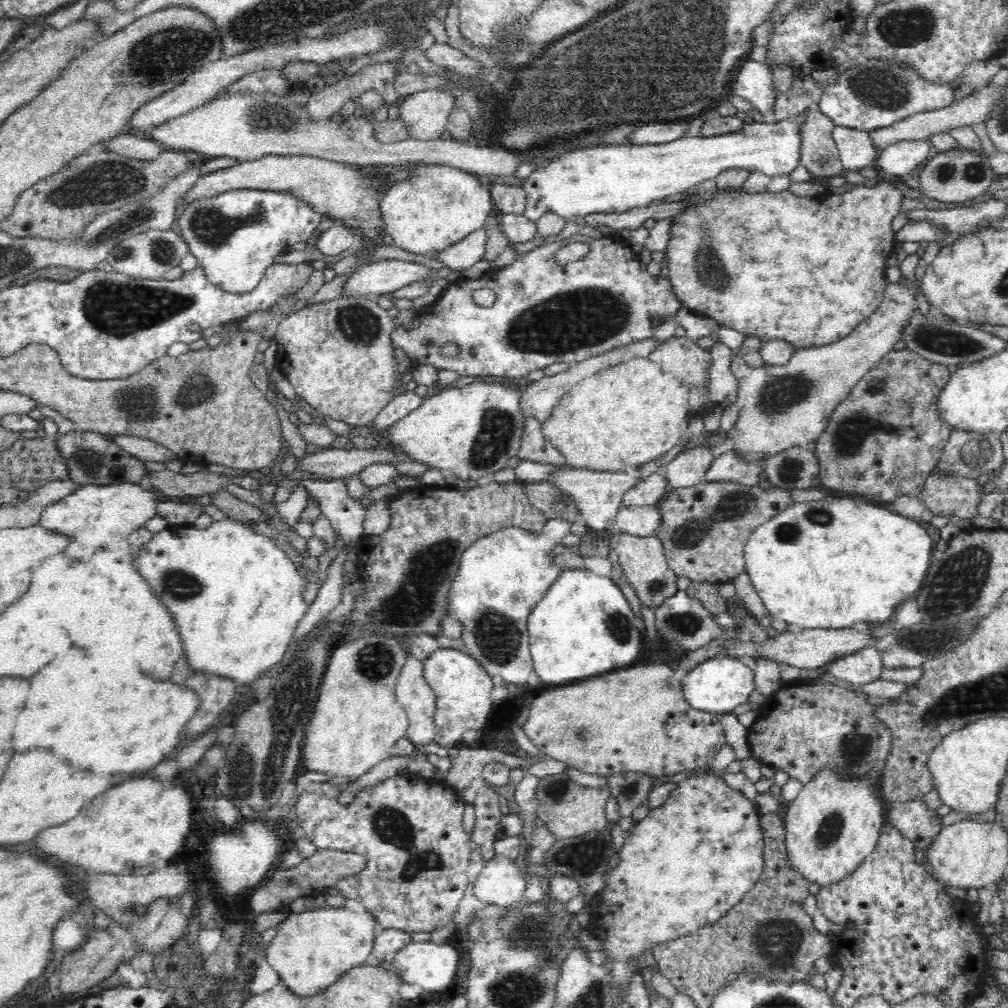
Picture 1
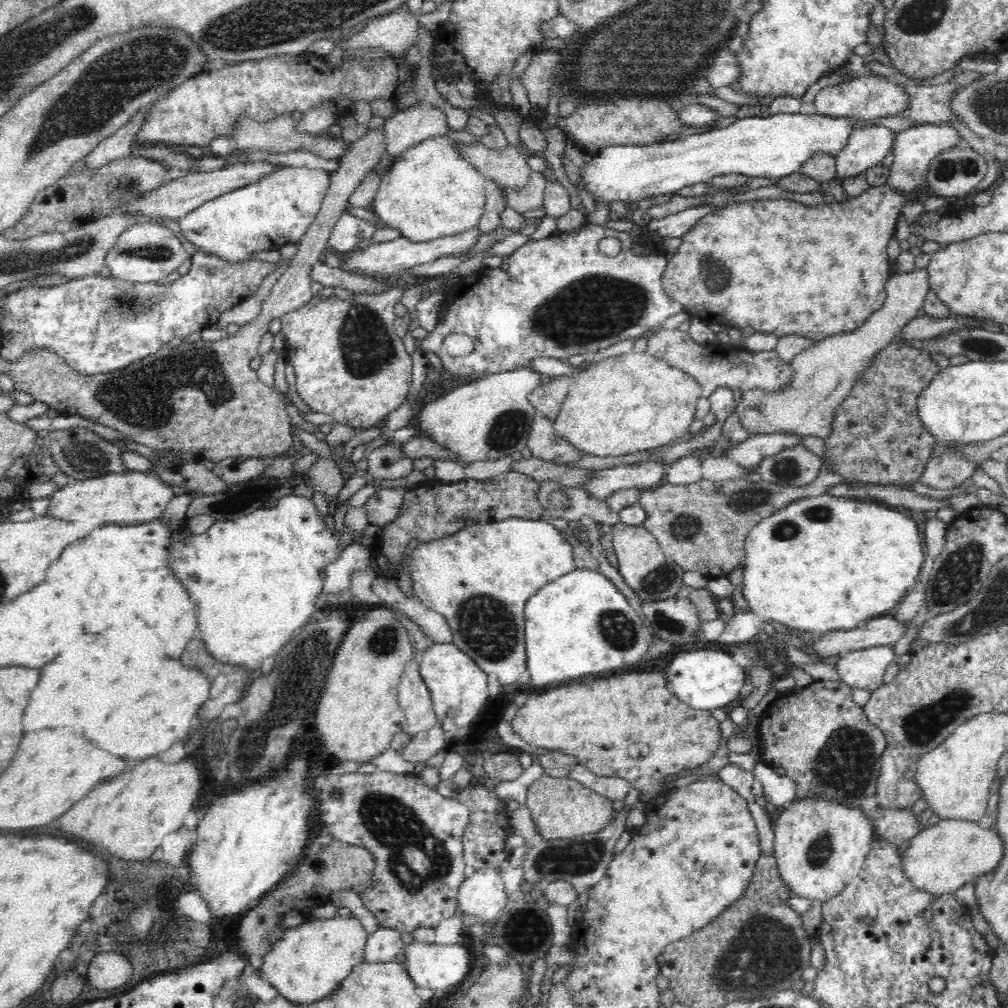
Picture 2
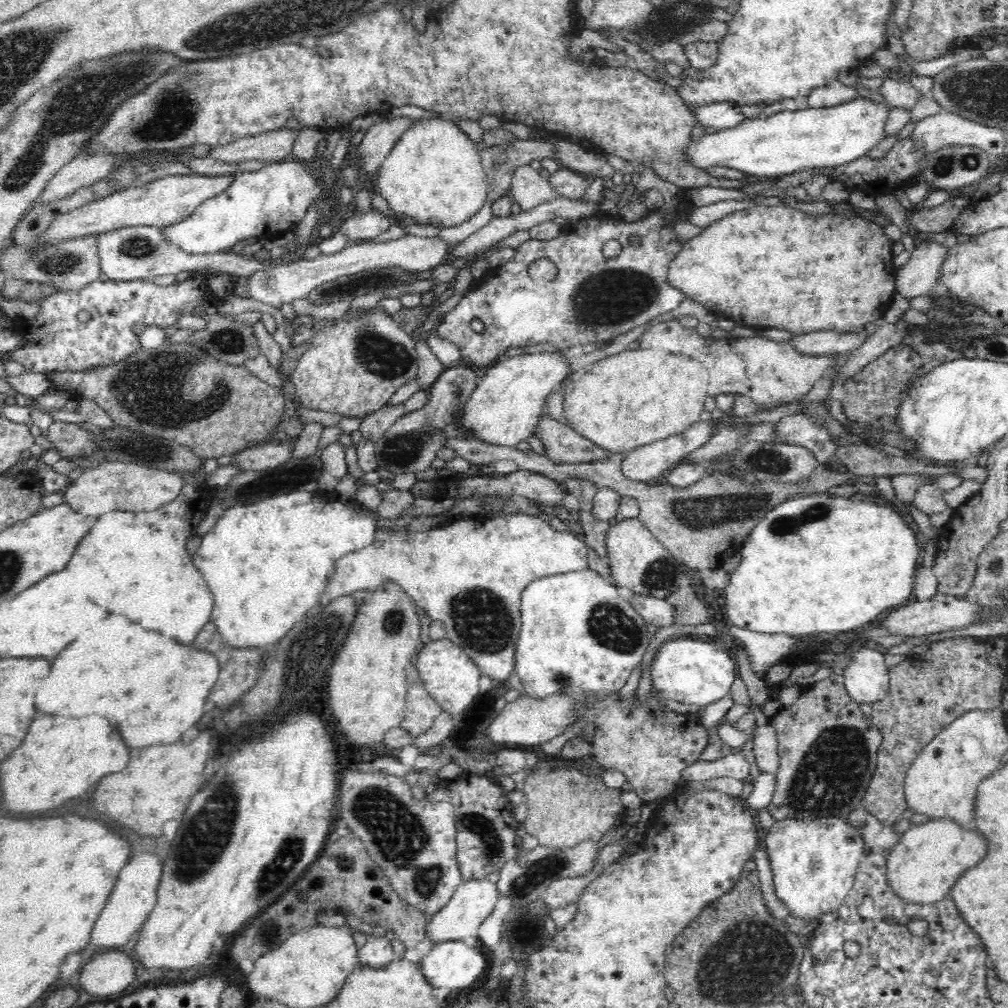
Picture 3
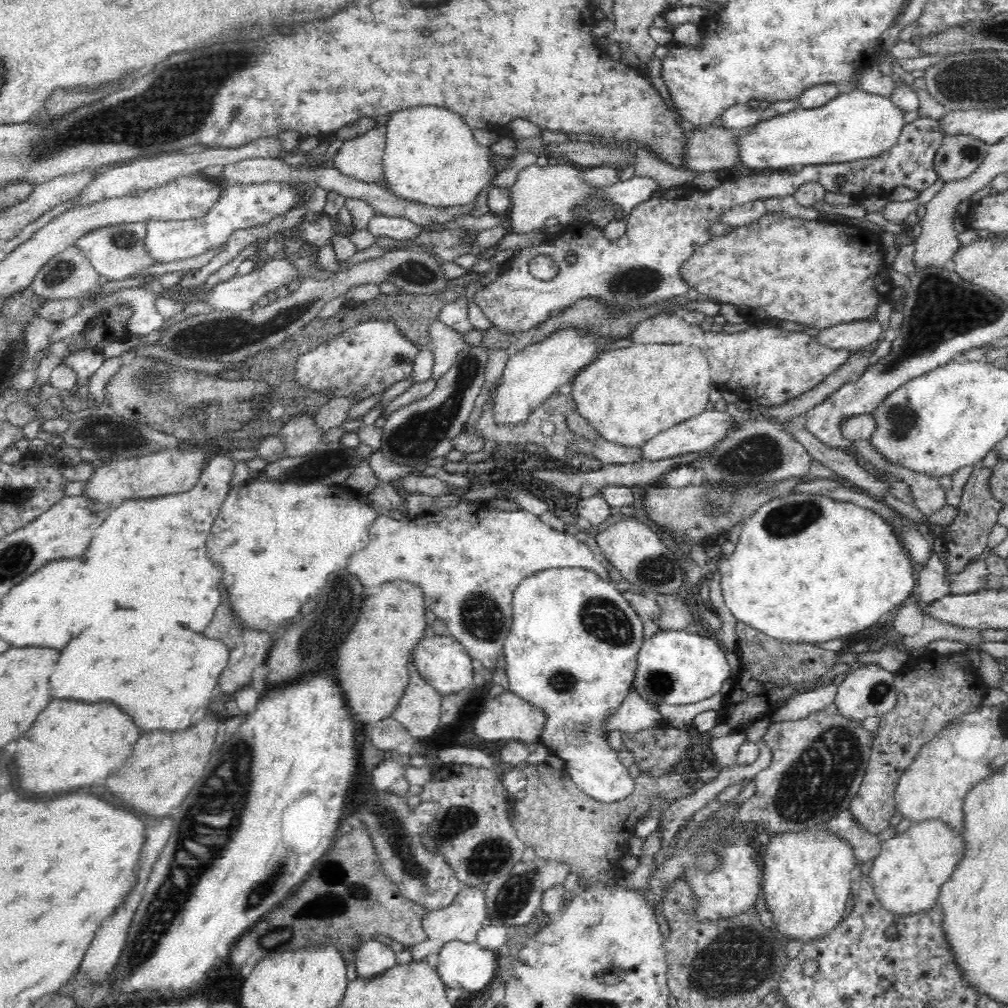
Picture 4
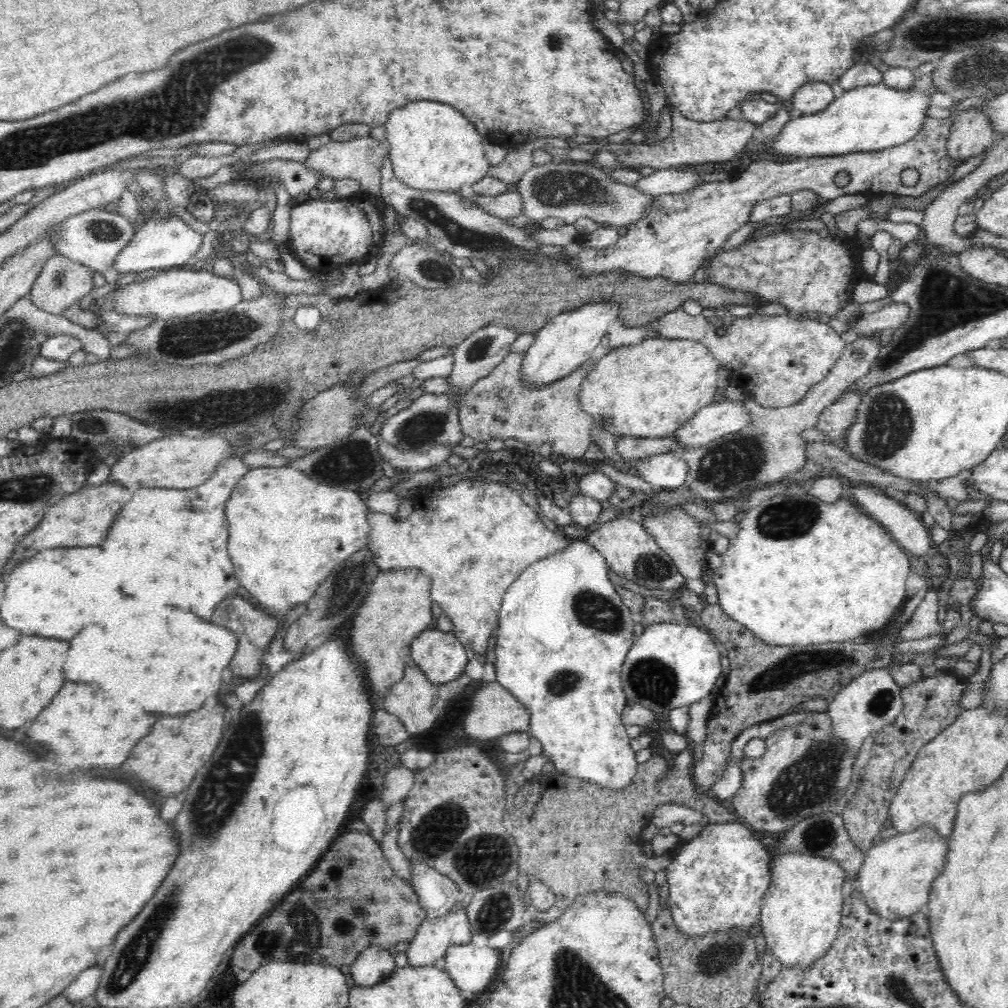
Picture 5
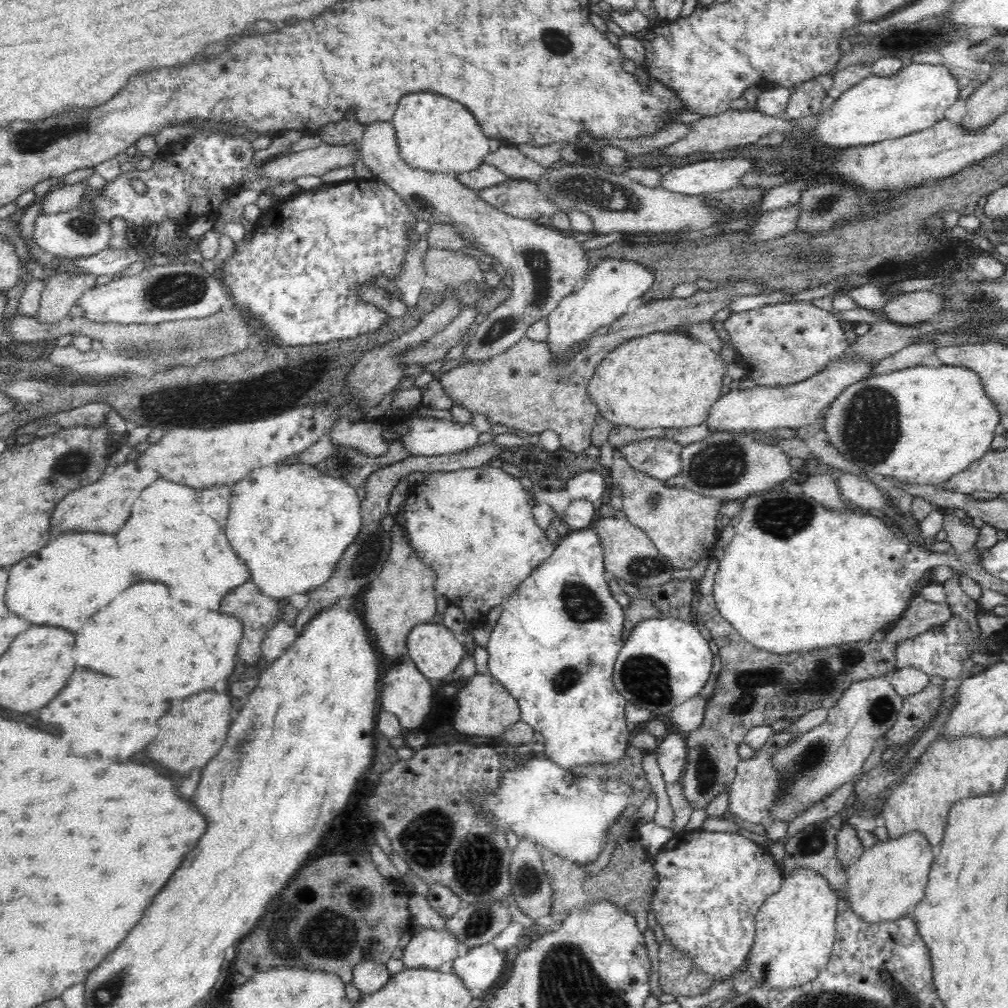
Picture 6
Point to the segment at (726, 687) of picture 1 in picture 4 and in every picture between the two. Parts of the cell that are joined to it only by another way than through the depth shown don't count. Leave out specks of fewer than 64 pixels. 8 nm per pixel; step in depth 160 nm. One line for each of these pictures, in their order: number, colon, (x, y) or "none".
2: (706, 679)
3: (691, 671)
4: (676, 667)

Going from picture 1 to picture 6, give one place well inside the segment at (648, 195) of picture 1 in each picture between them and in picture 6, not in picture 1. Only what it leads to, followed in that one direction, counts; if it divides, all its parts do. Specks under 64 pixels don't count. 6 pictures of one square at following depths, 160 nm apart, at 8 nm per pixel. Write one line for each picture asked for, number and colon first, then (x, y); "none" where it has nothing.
2: (773, 146)
3: (773, 146)
4: (855, 125)
5: (870, 118)
6: (877, 109)

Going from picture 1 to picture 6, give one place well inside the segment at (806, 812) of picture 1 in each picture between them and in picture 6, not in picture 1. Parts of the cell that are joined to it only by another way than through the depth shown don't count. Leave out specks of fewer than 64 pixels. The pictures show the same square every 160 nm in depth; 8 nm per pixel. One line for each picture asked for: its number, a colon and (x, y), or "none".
2: (820, 845)
3: (814, 862)
4: (807, 875)
5: (801, 914)
6: (795, 933)

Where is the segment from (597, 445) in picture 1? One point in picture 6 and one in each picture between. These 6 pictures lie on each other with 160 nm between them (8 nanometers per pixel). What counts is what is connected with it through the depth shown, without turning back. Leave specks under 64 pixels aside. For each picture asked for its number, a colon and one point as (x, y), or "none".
2: (632, 402)
3: (613, 402)
4: (629, 395)
5: (647, 390)
6: (662, 380)

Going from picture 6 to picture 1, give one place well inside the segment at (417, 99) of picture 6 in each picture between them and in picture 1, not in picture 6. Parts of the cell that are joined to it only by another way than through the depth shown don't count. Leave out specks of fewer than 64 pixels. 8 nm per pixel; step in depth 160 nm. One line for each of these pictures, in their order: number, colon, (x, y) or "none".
1: (425, 214)
2: (430, 191)
3: (434, 175)
4: (431, 156)
5: (434, 148)

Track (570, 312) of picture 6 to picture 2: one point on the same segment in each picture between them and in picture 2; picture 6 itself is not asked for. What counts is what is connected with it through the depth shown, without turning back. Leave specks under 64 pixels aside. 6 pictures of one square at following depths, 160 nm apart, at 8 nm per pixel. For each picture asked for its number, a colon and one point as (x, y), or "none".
2: (489, 419)
3: (505, 407)
4: (533, 374)
5: (566, 341)

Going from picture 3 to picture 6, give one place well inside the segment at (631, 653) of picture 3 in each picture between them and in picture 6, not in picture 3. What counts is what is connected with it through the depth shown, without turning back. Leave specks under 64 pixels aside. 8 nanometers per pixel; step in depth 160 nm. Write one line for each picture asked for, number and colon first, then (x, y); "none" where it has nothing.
4: (573, 648)
5: (564, 632)
6: (562, 614)

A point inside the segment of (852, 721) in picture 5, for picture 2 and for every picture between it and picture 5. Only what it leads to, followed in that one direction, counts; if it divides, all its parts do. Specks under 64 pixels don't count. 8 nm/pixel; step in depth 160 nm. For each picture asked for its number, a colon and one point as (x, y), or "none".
2: (865, 668)
3: (866, 678)
4: (868, 690)

